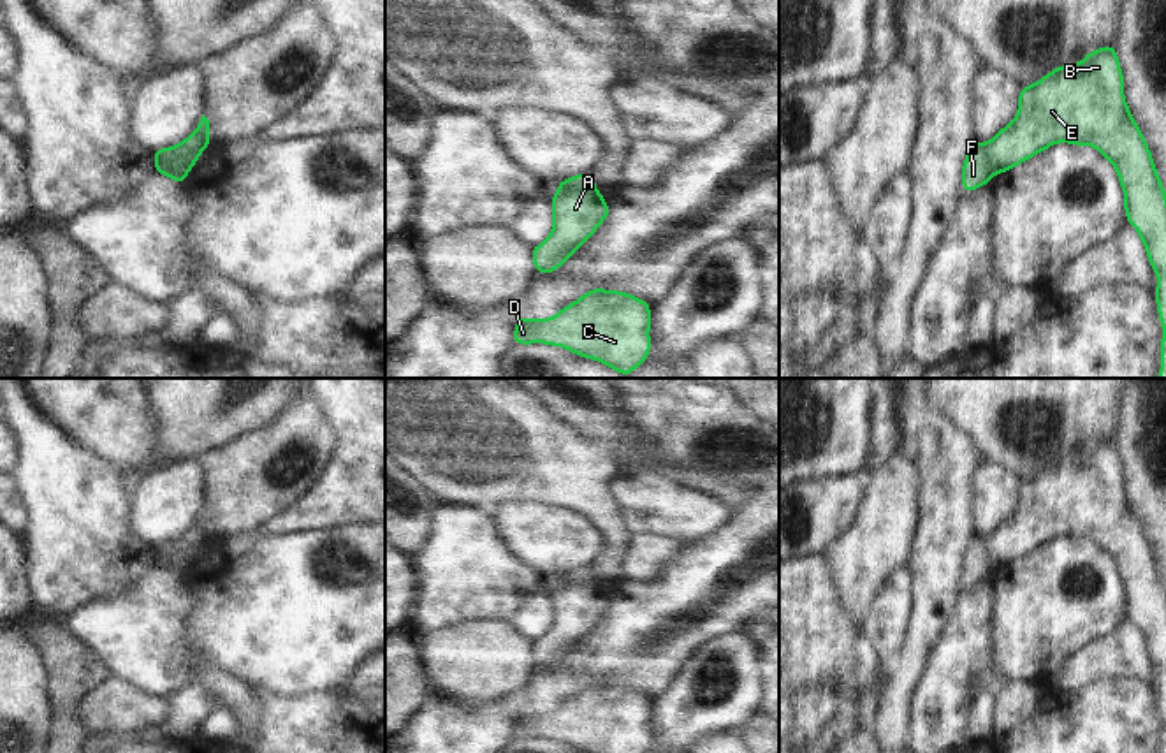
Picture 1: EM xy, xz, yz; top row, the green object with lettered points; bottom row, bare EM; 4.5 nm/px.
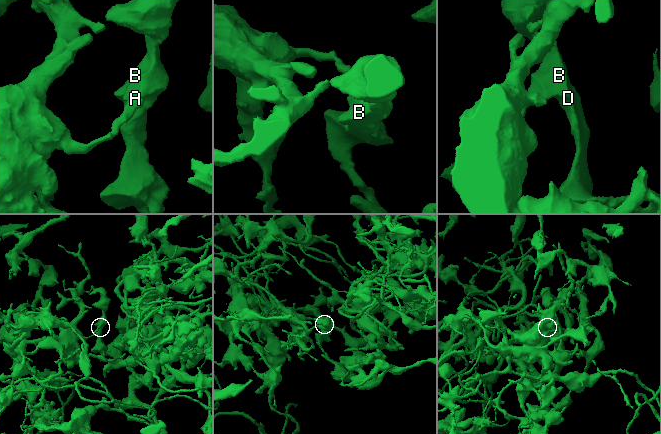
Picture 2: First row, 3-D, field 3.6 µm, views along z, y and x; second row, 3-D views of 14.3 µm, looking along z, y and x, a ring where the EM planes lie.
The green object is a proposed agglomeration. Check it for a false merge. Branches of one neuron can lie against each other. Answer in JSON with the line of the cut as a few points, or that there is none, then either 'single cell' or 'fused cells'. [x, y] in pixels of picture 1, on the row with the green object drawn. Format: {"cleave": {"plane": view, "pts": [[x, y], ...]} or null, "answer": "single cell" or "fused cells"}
{"cleave": {"plane": "xy", "pts": [[199, 152], [185, 152], [155, 166]]}, "answer": "fused cells"}

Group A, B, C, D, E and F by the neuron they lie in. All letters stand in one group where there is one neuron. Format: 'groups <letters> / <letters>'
groups A B C D E / F

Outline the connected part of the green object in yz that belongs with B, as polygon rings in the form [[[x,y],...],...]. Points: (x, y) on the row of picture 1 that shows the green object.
[[[1115,46],[1085,51],[1082,63],[1060,65],[1020,86],[1013,121],[983,144],[995,176],[1059,143],[1092,146],[1115,167],[1126,220],[1138,230],[1157,276],[1154,297],[1162,327],[1157,378],[1166,378],[1166,190],[1124,97]]]

